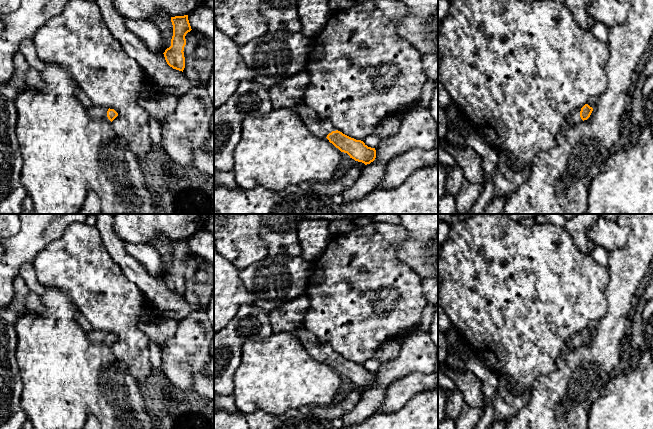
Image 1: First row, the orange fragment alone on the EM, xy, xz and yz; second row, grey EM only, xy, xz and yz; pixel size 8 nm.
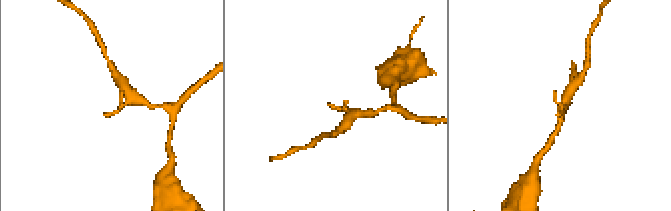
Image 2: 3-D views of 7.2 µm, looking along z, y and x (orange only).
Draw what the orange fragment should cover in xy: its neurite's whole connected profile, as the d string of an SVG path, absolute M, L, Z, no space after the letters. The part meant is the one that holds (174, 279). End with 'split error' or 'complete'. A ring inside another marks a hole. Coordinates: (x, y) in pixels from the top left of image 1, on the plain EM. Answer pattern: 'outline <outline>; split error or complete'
outline M188 239L171 241L171 246L173 249L171 270L167 272L163 278L170 291L183 296L185 292L183 276L186 269L185 260L192 253L188 244Z; complete

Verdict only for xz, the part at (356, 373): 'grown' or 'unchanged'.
grown

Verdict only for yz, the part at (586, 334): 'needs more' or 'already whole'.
needs more

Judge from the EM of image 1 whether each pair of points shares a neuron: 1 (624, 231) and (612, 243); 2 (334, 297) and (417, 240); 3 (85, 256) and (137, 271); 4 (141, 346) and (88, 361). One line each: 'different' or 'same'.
1: same
2: different
3: different
4: different

